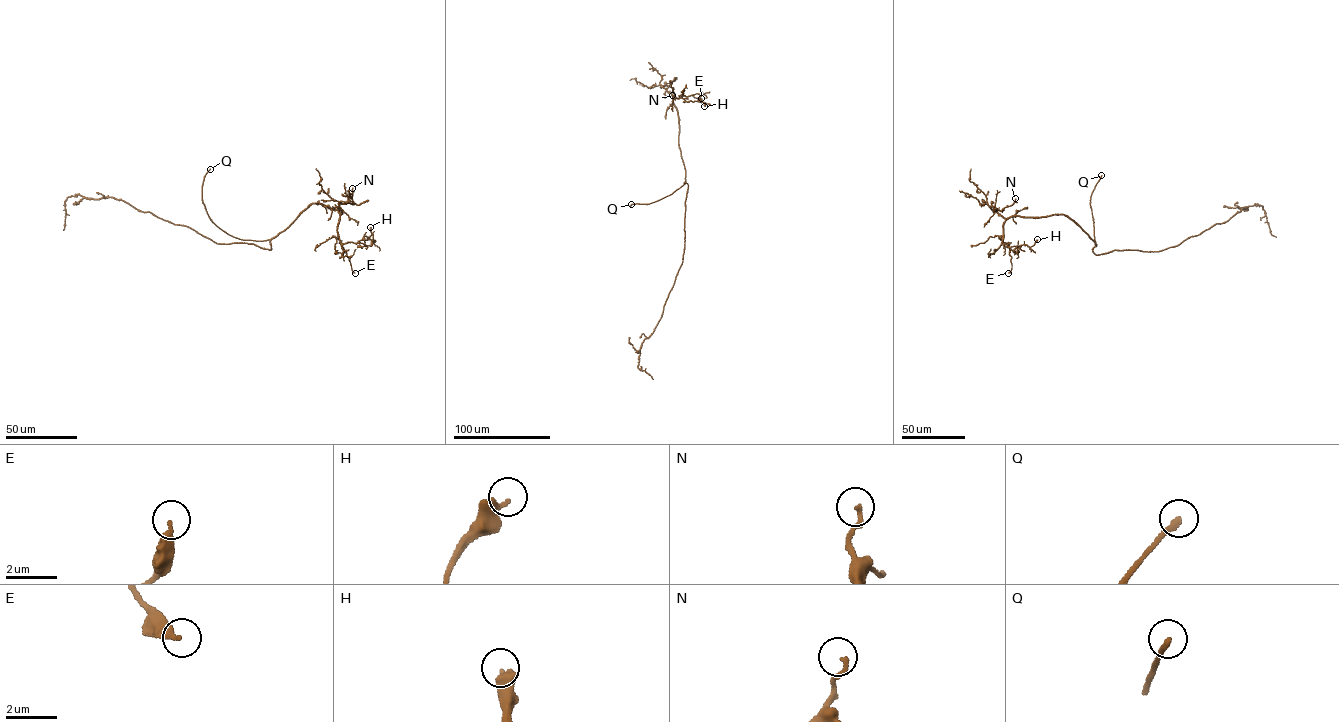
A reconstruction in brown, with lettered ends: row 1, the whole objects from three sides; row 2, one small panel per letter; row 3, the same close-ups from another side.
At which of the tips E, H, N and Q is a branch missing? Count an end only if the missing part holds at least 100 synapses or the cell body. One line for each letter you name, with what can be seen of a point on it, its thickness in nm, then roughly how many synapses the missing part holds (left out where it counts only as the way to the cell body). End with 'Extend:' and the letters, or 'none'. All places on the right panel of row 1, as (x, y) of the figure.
Q: place (1101, 175); calibre 200 nm
Extend: Q

